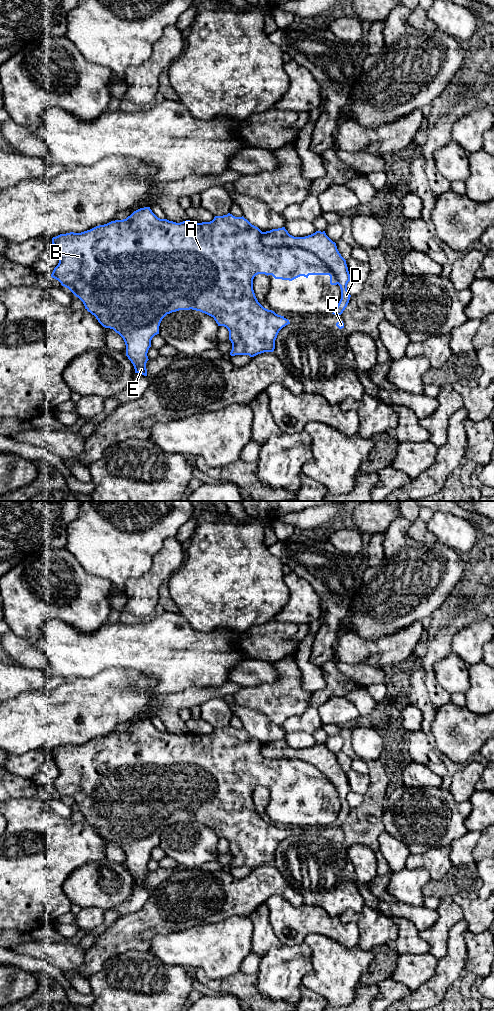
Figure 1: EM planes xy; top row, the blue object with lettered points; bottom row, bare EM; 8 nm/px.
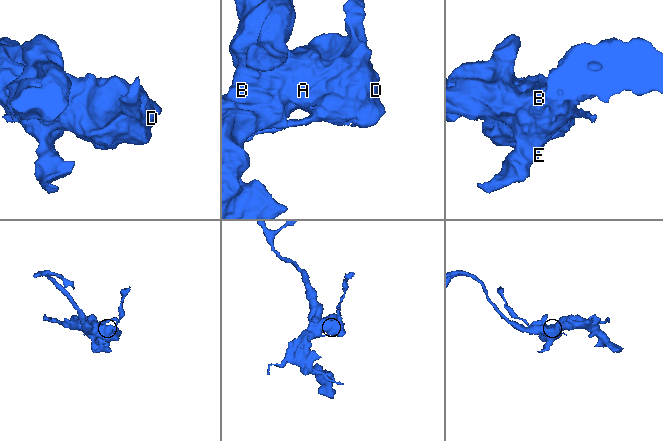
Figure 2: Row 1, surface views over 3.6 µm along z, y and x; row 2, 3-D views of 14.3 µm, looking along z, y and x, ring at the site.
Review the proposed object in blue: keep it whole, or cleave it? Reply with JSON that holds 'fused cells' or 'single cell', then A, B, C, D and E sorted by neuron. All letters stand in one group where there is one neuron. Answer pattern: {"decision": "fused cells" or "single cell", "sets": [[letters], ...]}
{"decision": "fused cells", "sets": [["A", "B", "C", "E"], ["D"]]}

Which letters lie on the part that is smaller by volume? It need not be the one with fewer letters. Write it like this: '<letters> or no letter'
D

